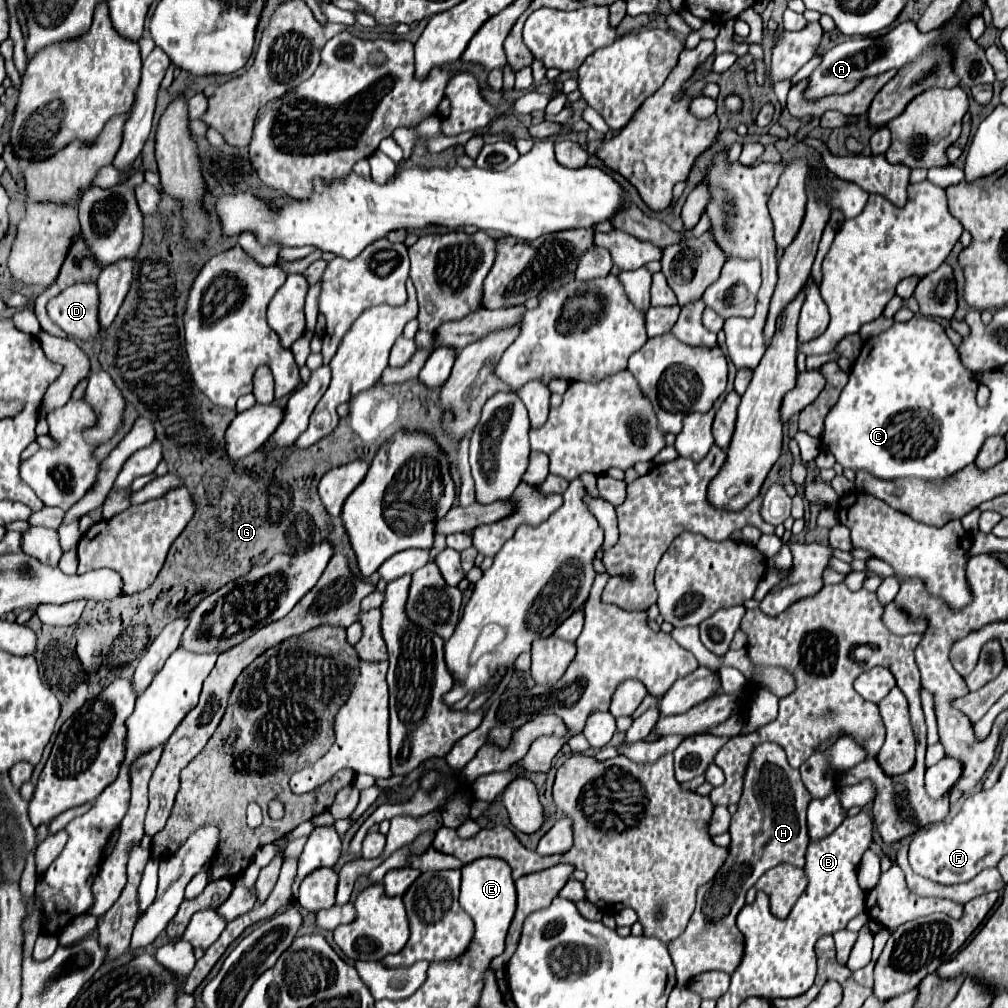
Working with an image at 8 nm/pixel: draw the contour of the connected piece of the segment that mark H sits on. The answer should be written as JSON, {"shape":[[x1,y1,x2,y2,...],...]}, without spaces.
{"shape":[[769,742,757,746,745,770,743,796,737,812,731,816,729,856,713,880,697,890,697,906,685,932,667,944,679,984,687,984,705,970,733,974,743,956,743,934,735,926,735,918,745,906,747,890,755,886,765,870,777,864,787,862,797,868,805,866,809,844,805,812,809,802,811,796,801,782,799,770,789,766,783,748]]}

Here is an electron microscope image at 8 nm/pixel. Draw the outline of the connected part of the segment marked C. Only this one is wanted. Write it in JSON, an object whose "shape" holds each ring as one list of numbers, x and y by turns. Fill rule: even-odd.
{"shape":[[913,316,909,322,895,322,889,330,865,340,847,386,825,418,825,432,821,438,823,450,831,452,843,468,867,470,885,480,907,476,923,480,947,478,975,462,977,452,989,436,1007,432,983,430,983,408,975,402,978,386,978,378,961,368,957,348,939,322,925,316]]}

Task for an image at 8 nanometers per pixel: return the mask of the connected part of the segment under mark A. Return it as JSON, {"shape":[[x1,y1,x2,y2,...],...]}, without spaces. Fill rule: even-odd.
{"shape":[[907,20,899,26,895,26,889,34,878,38,851,38,843,44,837,44,835,48,827,50,821,56,821,64,811,72,807,78,807,88,805,88,805,100,815,102,819,98,825,98,829,94,847,94,853,90,863,78,883,74,891,68,901,68,909,62,913,62,923,48,927,48,935,38,939,38,941,30,933,32,917,32,915,22]]}

